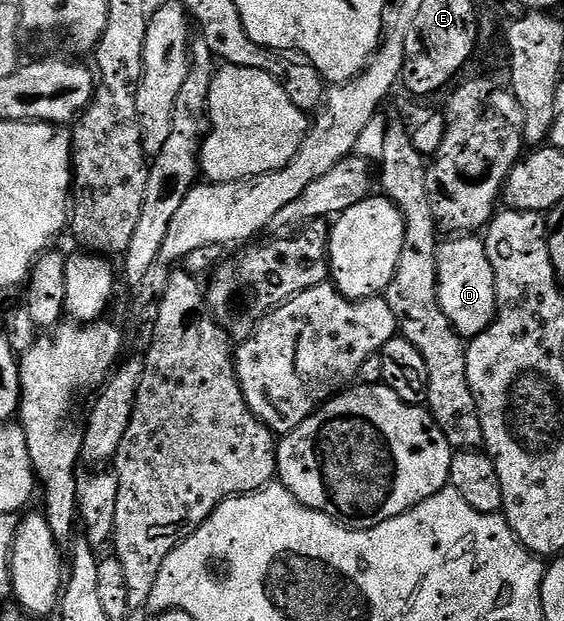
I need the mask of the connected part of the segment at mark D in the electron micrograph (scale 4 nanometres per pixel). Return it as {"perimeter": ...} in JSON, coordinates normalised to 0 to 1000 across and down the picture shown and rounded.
{"perimeter":[[[803,380],[798,390],[784,388],[775,398],[775,417],[778,419],[778,490],[800,515],[800,522],[810,530],[819,546],[835,548],[856,536],[881,512],[881,465],[878,464],[878,438],[871,432],[871,419],[863,419],[860,391],[846,380]]]}

